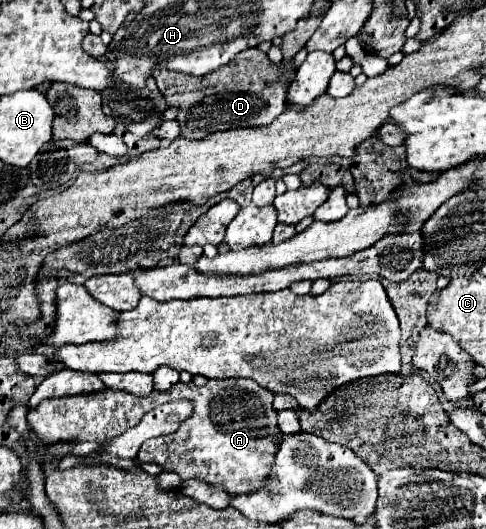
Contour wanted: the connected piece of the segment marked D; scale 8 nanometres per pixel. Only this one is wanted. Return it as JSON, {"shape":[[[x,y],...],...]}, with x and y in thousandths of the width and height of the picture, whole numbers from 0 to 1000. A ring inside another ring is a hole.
{"shape":[[[527,89],[498,96],[457,130],[416,146],[391,146],[383,138],[346,130],[317,134],[317,149],[346,202],[366,206],[362,229],[370,233],[374,259],[395,267],[412,267],[424,259],[424,251],[556,236],[588,202],[588,168],[597,161],[597,146],[597,138],[588,138],[576,123],[564,123],[551,104]]]}

